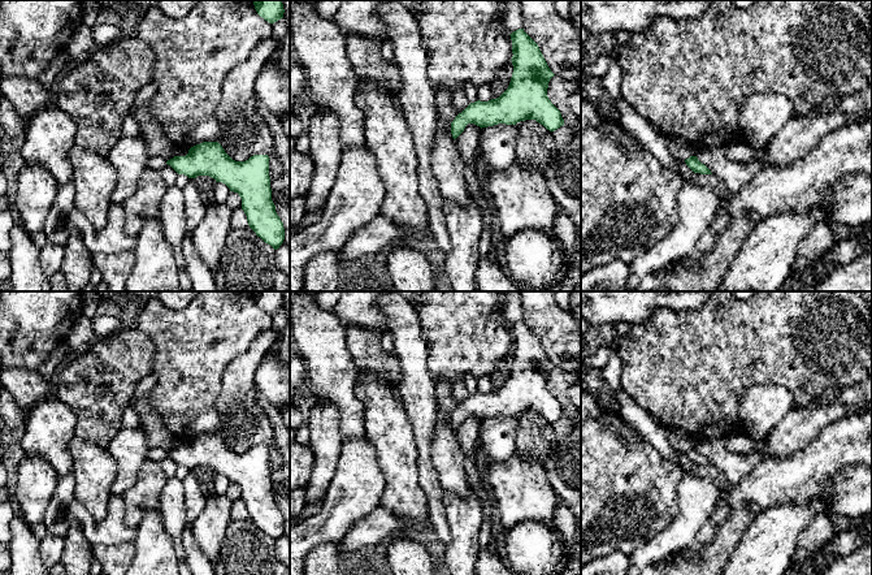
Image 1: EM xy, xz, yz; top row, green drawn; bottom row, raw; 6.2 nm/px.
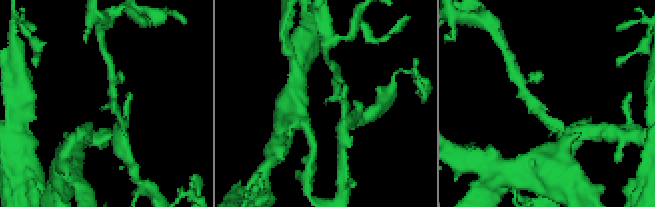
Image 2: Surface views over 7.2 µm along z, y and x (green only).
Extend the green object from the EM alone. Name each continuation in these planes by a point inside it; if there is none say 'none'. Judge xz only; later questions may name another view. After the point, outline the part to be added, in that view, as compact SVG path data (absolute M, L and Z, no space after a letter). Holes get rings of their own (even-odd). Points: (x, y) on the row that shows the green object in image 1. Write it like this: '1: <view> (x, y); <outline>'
none

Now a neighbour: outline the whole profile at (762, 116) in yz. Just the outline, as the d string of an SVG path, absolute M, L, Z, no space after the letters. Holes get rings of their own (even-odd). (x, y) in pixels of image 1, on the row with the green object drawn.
M749 95L739 109L742 142L756 150L765 148L794 113L793 103L784 95Z

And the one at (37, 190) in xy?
M27 164L22 167L14 203L21 225L30 234L44 230L47 215L56 199L58 186L44 167Z

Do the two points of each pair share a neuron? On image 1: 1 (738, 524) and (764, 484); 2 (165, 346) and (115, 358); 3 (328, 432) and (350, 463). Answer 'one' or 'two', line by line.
1: one
2: two
3: two

